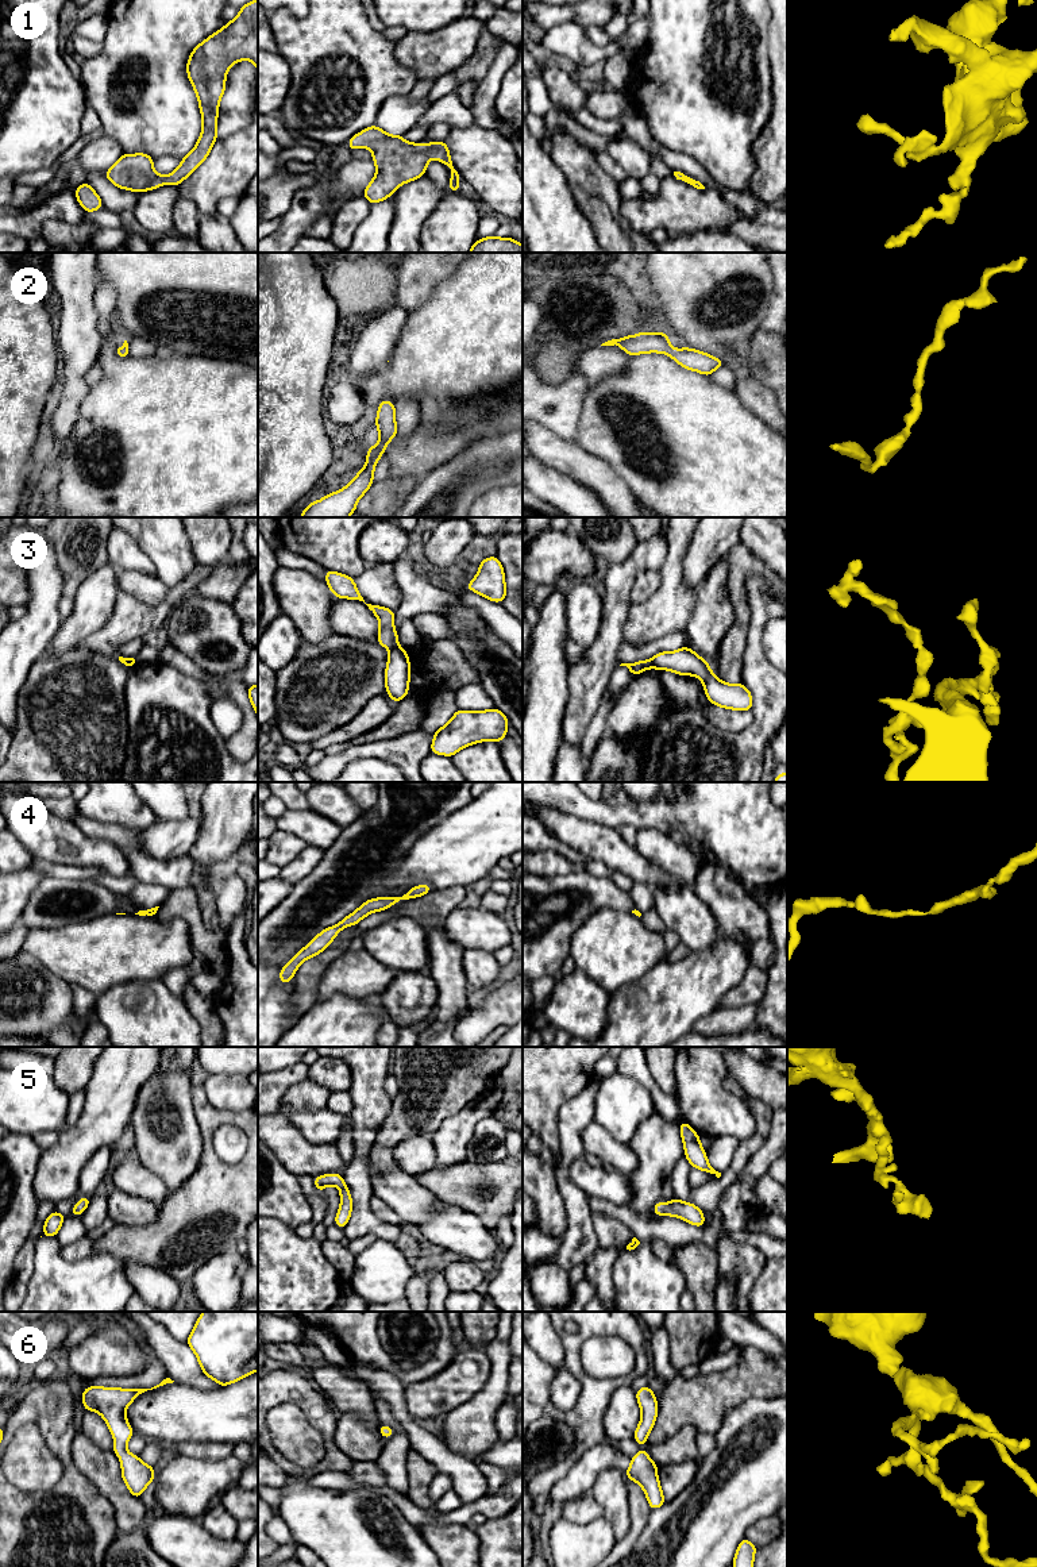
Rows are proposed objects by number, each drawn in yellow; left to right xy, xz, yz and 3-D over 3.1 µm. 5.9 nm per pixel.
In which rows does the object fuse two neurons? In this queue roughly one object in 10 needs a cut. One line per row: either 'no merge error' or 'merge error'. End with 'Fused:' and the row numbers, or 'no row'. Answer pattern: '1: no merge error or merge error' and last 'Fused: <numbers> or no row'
1: no merge error
2: no merge error
3: merge error
4: no merge error
5: no merge error
6: no merge error
Fused: 3

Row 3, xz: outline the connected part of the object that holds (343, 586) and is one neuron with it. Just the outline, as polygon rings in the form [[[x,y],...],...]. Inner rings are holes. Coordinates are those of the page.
[[[325,570],[325,582],[335,597],[359,600],[365,602],[363,597],[356,589],[354,578],[342,573]],[[366,605],[379,620],[379,632],[377,636],[377,642],[382,647],[393,650],[396,646],[398,646],[398,635],[394,631],[394,611],[379,605]]]

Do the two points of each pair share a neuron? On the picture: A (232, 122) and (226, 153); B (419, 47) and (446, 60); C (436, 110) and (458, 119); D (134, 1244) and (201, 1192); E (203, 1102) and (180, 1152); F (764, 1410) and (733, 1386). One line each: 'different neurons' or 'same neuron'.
A: different neurons
B: same neuron
C: same neuron
D: same neuron
E: different neurons
F: different neurons

